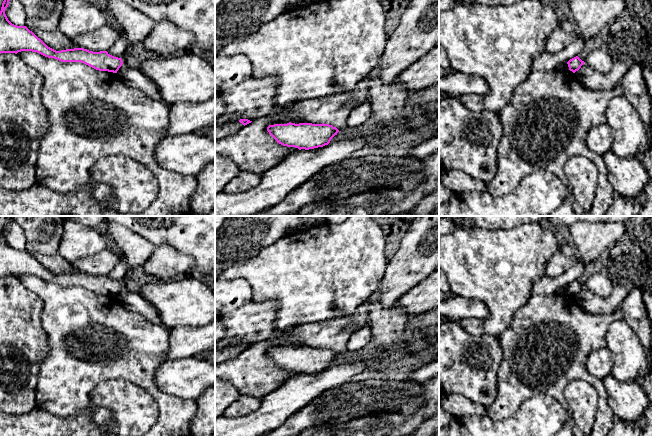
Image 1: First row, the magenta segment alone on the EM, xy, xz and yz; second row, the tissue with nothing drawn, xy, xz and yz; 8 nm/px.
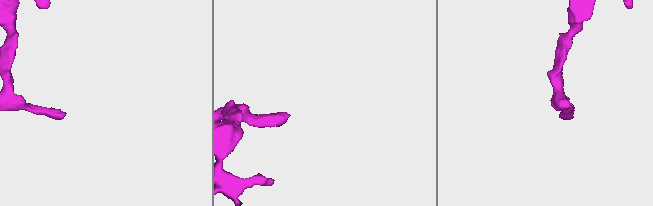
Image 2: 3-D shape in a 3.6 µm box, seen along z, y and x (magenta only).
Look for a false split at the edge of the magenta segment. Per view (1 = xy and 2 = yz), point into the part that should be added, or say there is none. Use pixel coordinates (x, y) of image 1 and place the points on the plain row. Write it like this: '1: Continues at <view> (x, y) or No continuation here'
1: No continuation here
2: No continuation here

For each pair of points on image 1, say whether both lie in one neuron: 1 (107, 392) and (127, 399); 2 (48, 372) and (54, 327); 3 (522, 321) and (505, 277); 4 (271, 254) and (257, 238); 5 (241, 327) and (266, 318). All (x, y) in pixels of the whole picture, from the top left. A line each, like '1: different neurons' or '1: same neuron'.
1: same neuron
2: same neuron
3: different neurons
4: different neurons
5: same neuron

